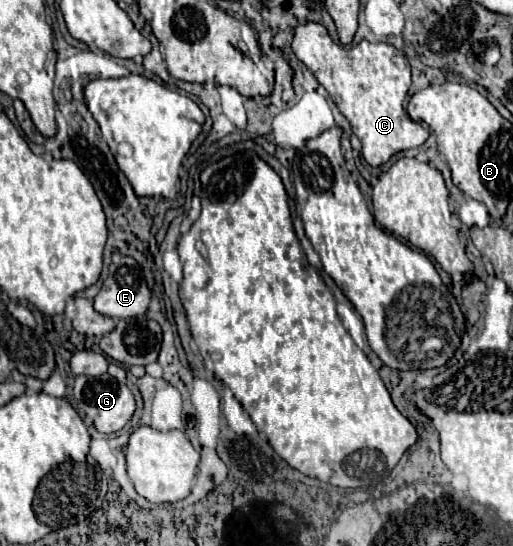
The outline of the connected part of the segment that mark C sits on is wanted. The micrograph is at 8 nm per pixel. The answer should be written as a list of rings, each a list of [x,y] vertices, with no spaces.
[[[307,22],[295,28],[295,56],[315,74],[317,82],[329,92],[339,112],[351,124],[353,134],[363,142],[363,158],[371,166],[385,164],[393,154],[421,146],[429,132],[409,118],[403,100],[411,86],[411,66],[405,54],[391,44],[361,40],[355,46],[339,46],[329,38],[323,24]]]

